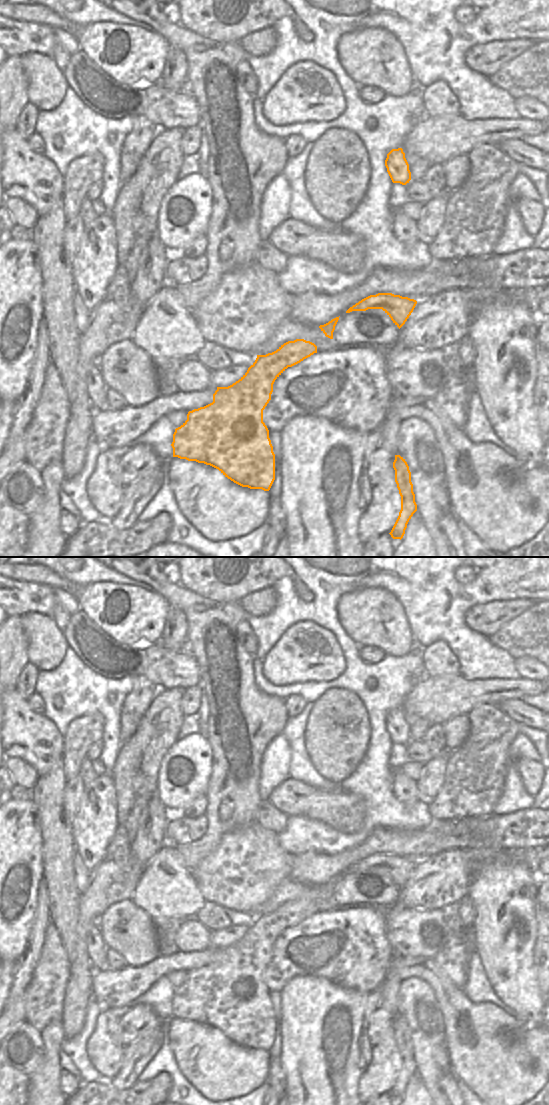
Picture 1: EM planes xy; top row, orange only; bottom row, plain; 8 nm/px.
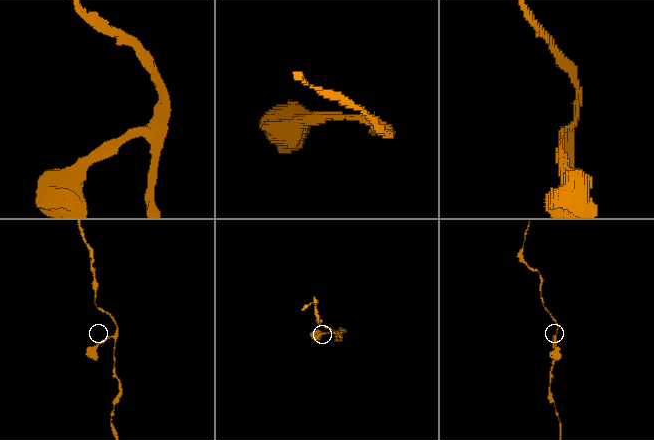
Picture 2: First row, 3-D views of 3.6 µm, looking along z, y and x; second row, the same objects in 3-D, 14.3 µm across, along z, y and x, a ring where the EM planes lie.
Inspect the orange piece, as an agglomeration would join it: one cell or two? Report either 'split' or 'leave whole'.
leave whole

